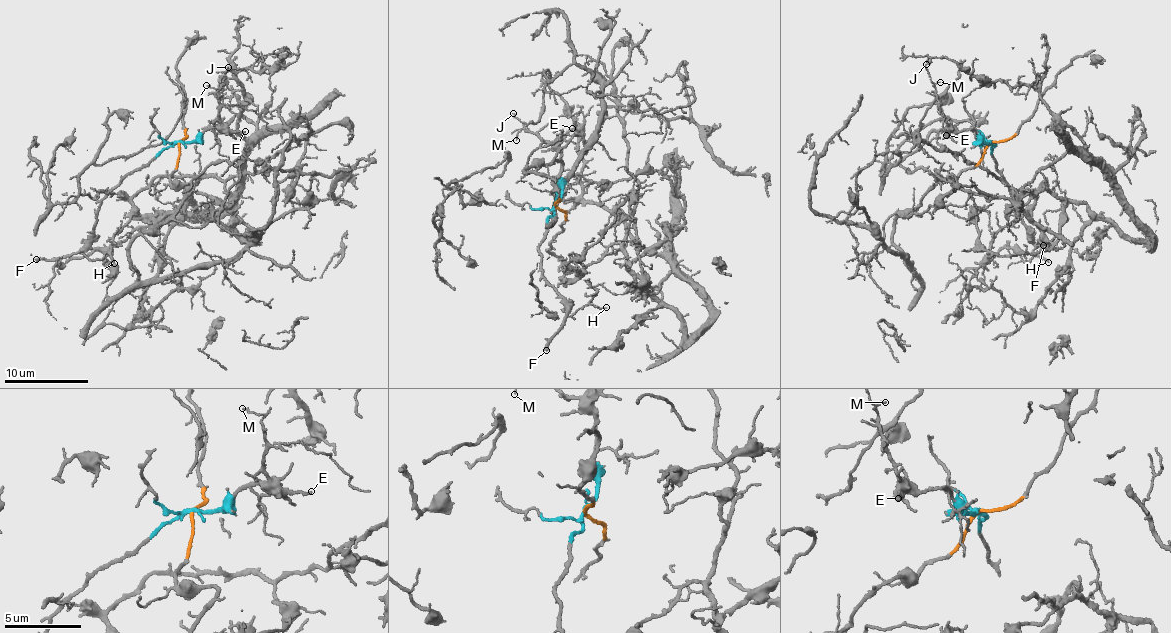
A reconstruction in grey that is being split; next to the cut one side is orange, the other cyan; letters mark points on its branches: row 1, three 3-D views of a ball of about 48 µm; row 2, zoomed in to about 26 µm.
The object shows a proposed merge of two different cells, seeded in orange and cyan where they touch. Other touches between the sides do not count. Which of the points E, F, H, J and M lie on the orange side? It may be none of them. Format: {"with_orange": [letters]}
{"with_orange": []}

